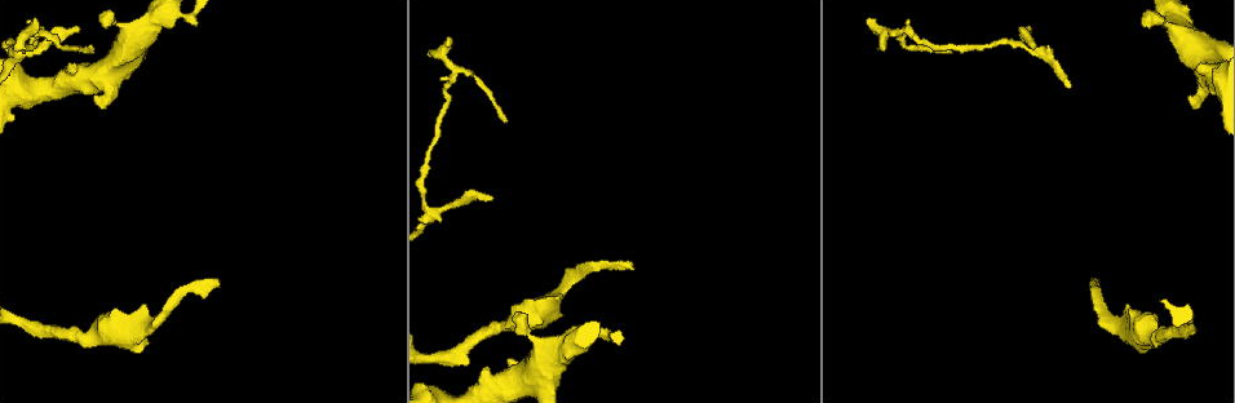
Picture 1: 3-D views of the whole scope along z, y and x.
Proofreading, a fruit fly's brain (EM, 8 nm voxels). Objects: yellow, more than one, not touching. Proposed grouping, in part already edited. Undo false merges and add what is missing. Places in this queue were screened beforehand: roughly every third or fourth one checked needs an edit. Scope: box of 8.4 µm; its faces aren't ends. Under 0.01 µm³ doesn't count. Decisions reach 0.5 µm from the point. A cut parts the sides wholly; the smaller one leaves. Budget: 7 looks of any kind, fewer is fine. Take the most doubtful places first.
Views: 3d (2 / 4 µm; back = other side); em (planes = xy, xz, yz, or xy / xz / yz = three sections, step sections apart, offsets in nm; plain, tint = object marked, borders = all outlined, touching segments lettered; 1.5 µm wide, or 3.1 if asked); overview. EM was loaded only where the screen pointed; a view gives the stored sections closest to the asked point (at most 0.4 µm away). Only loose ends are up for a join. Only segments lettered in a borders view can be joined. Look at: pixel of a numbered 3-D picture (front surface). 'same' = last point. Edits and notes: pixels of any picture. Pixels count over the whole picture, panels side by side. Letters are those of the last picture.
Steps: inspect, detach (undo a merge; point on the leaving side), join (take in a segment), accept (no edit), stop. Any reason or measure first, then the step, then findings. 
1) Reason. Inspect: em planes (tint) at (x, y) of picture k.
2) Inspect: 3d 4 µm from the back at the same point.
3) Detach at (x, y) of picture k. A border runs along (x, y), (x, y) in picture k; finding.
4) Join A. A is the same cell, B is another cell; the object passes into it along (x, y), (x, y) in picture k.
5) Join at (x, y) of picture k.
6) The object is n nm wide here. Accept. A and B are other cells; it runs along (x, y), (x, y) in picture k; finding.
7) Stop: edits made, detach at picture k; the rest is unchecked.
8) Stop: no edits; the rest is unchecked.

Inspect: em planes (tint) at (1202, 89) of picture 1.

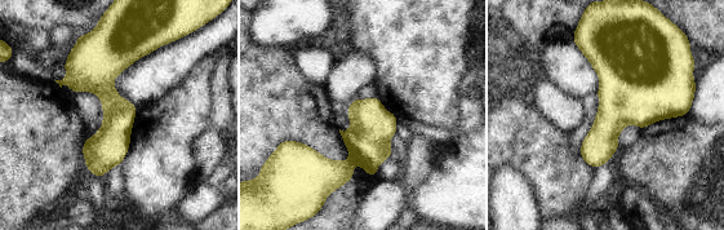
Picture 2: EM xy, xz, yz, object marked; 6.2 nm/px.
Inspect: em planes (borders) at the same point.

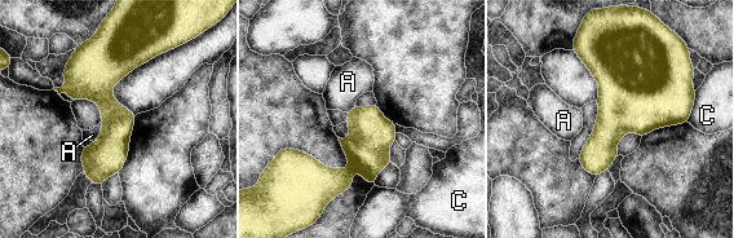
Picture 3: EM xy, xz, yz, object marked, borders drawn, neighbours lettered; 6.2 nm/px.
Accept. A and C are other cells; a border runs along (102, 122), (100, 136), (93, 142) in picture 3; continuous, no second neuron.

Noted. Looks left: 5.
Branch stops here. Inspect: em planes (borders) at (93, 52) of picture 1.

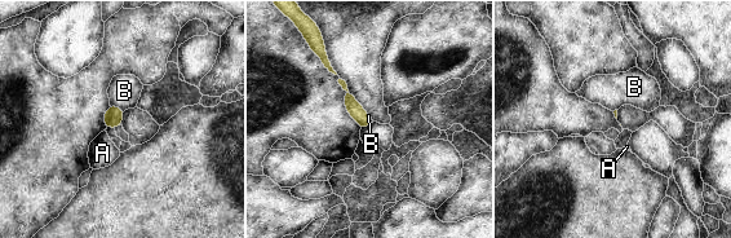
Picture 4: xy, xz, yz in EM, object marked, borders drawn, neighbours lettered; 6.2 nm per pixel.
Accept. A and B are other cells; a border runs along (110, 105), (115, 105), (123, 111) in picture 4; no lettered segment goes on from it.

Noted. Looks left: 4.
A fork. Inspect: em planes (borders) at (433, 213) of picture 1.

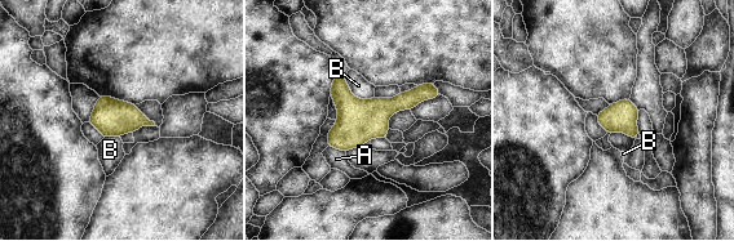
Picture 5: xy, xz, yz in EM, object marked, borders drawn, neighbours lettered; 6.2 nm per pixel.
The longest contact is with B, 240 nm. Accept. A and B are other cells; it runs along (433, 89), (377, 111), (331, 142) in picture 5; one neuron here.

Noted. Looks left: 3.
Stop: no edits; the rest is unchecked.

